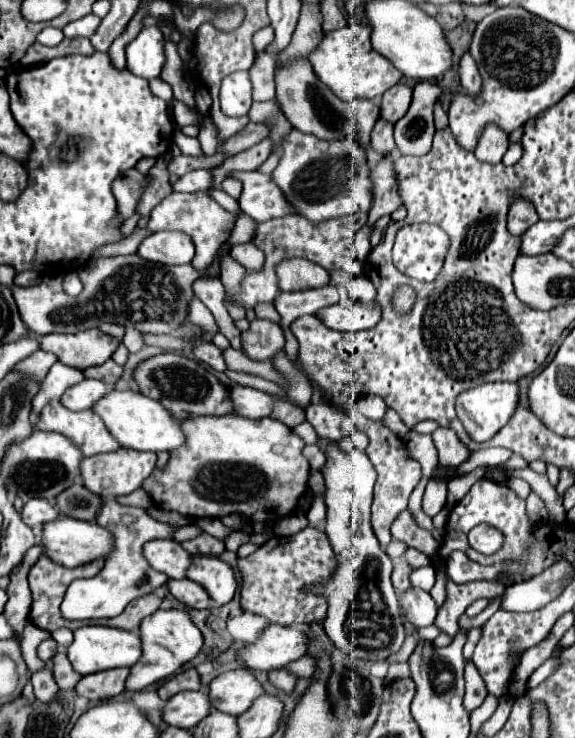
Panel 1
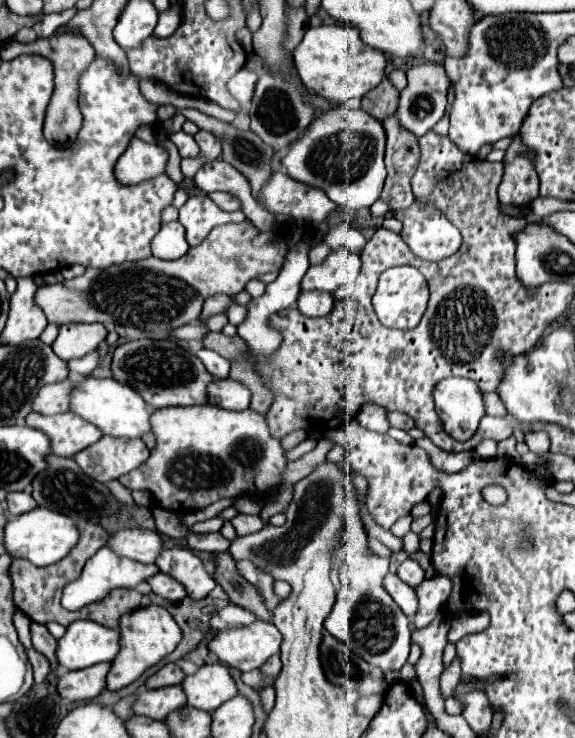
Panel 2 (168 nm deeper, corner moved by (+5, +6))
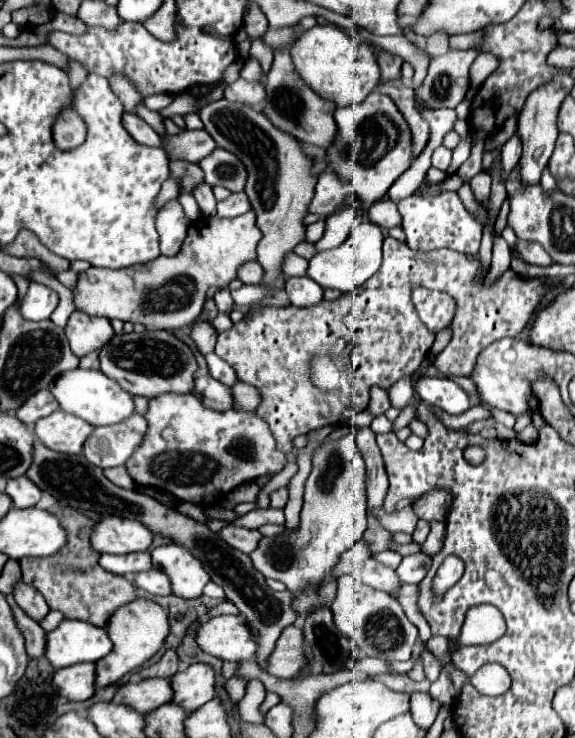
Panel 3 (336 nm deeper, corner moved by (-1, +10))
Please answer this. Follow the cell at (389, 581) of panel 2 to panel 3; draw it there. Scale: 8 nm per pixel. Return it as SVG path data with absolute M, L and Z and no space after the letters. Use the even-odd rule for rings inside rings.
M369 558L363 564L363 582L371 584L375 590L383 590L389 594L395 594L401 590L401 582L397 578L397 572L389 566L375 562L373 558Z

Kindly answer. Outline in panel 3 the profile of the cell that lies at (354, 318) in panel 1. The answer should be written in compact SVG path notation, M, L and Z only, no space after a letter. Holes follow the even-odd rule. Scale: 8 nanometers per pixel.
M309 276L287 280L287 294L289 294L289 300L293 306L301 306L301 308L315 306L323 300L323 292L325 290Z

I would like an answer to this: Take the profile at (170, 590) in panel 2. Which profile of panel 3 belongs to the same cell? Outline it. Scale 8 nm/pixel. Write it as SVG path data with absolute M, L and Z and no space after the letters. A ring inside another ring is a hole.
M151 568L147 572L139 572L135 576L135 586L147 590L149 594L159 594L159 596L169 596L173 592L169 576L157 568Z

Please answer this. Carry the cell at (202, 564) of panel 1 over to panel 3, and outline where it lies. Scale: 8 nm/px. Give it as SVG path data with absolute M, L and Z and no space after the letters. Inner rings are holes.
M167 544L151 550L153 566L171 576L173 594L181 598L197 598L203 594L203 586L211 580L199 558L191 556L181 544Z

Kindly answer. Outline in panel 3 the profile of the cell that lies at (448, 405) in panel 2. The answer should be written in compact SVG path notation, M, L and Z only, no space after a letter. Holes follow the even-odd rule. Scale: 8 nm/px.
M421 378L417 392L425 404L439 406L447 414L463 414L471 408L467 392L449 378Z

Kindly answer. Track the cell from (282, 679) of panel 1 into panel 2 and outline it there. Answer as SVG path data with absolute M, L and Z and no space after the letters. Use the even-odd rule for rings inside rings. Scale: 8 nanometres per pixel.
M273 686L261 690L261 704L263 704L263 710L267 714L273 710L273 704L275 704L275 690L273 690Z

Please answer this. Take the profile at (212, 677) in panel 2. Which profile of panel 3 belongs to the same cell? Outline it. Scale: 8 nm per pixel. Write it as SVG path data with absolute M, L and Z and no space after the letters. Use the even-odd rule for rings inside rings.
M191 664L185 670L179 670L171 678L171 686L175 692L173 702L183 704L189 712L199 710L217 696L215 670L209 664Z

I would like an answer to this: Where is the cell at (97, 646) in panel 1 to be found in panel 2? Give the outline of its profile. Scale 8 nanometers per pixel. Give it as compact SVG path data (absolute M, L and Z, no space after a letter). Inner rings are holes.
M77 620L67 626L63 638L57 640L59 670L81 670L99 662L111 662L119 652L119 632Z

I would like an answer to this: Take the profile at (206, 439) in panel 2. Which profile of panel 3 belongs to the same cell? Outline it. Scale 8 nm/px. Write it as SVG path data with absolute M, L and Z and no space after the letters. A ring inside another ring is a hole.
M167 394L149 400L149 410L145 414L149 424L147 440L143 440L143 448L127 460L127 472L139 486L153 486L165 490L179 498L181 502L193 502L197 506L211 508L219 498L239 488L245 482L251 482L265 474L277 474L285 466L285 454L277 448L277 442L263 418L255 412L245 410L227 410L217 412L207 408L195 394Z

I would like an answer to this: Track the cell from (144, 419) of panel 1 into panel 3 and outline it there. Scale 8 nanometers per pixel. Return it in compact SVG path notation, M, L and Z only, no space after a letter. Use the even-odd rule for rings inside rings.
M71 370L63 372L55 384L49 386L51 392L55 392L55 398L59 400L59 406L63 412L69 412L73 416L81 416L91 426L109 426L125 422L135 412L135 402L129 392L119 388L115 380L105 376L101 370Z

